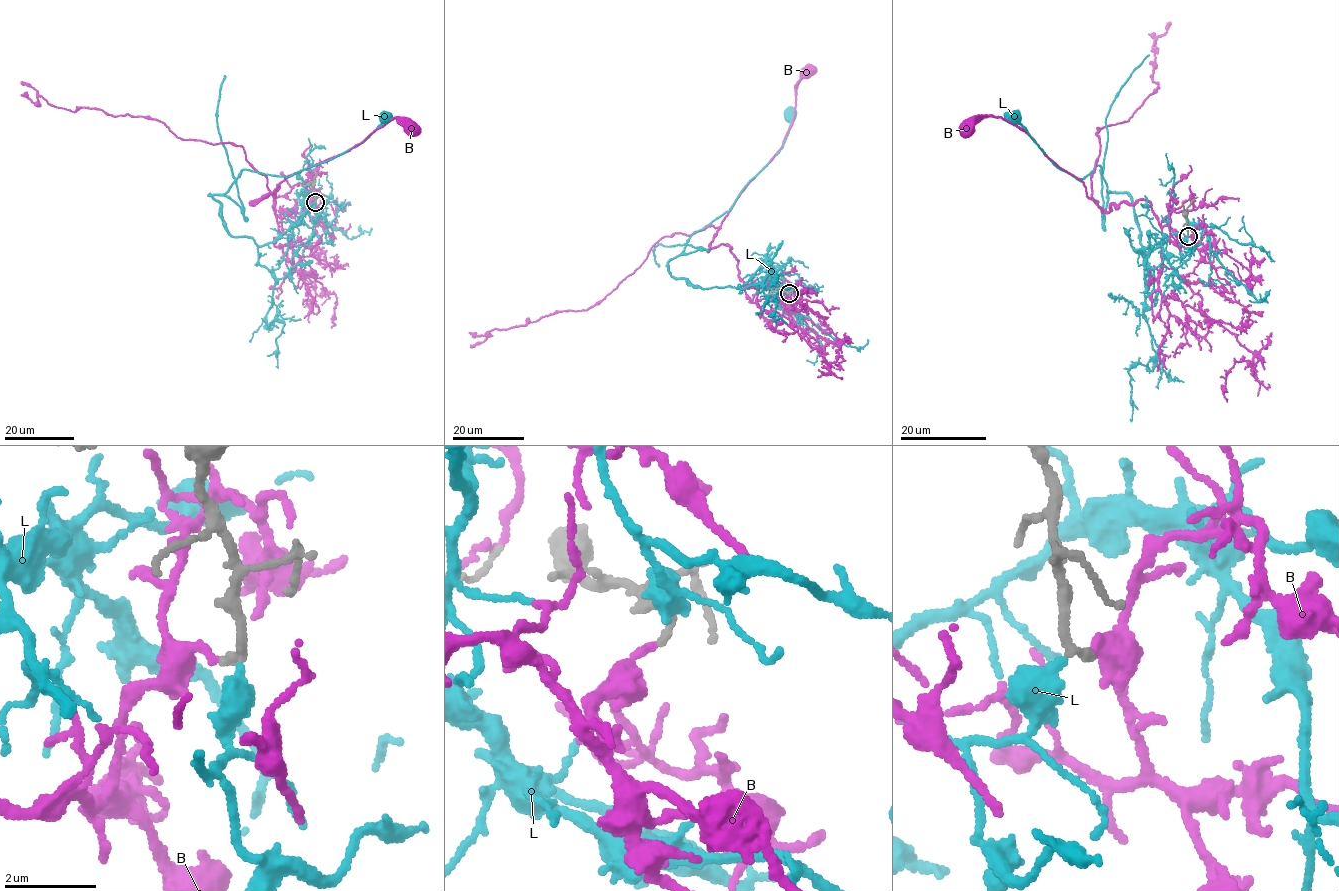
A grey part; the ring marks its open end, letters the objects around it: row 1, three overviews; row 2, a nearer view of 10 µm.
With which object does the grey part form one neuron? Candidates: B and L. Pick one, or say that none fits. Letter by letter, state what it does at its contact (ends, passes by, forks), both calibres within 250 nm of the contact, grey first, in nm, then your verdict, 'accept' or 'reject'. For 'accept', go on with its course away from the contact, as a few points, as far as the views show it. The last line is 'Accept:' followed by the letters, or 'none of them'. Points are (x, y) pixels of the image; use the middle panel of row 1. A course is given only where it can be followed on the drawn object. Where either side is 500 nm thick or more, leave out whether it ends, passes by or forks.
B: it ends; calibres 190 and 220 nm; reject
L: it ends; calibres 240 and 400 nm; accept; course (789, 294), (769, 260), (737, 288), (704, 288), (674, 278), (668, 262), (777, 155), (790, 114)
Accept: L

